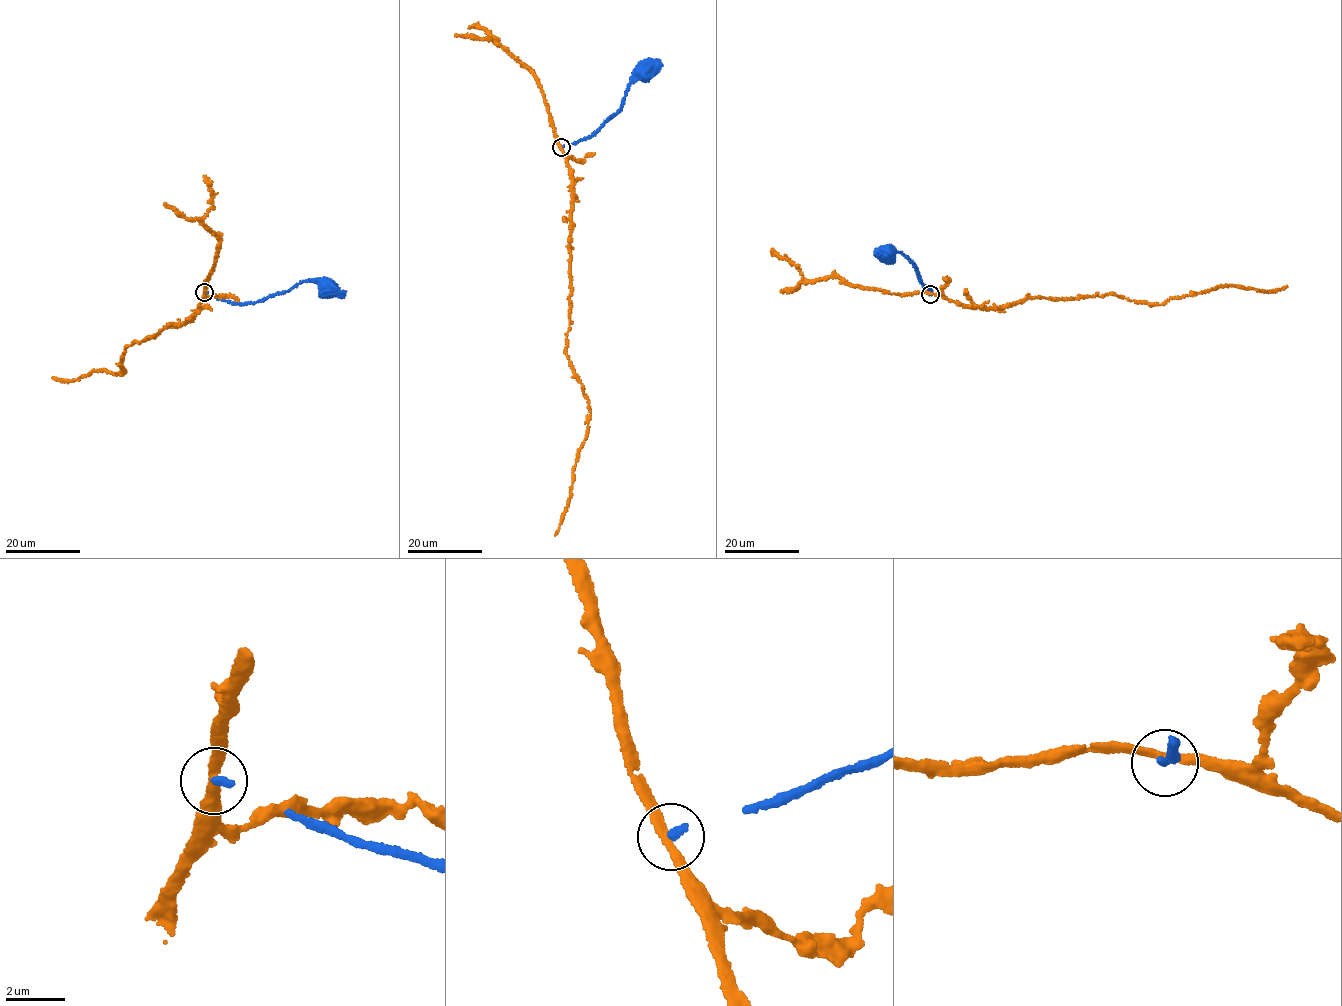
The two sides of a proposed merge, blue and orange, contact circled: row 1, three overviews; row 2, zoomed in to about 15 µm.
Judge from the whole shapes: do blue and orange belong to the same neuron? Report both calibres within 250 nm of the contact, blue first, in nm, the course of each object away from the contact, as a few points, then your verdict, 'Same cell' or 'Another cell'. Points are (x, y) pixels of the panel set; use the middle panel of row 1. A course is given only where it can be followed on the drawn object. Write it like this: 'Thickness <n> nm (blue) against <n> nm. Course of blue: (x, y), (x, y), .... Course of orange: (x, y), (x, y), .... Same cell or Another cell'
Thickness 220 nm (blue) against 260 nm. Course of blue: (561, 147), (592, 134), (620, 109), (629, 83), (644, 69), (645, 73). Course of orange: (560, 147), (572, 178), (573, 199), (565, 354), (590, 414), (566, 510), (556, 535). Another cell

